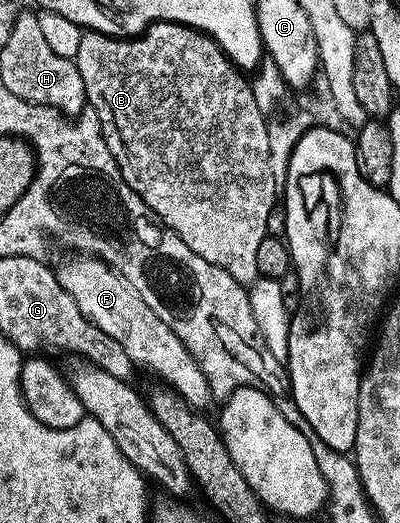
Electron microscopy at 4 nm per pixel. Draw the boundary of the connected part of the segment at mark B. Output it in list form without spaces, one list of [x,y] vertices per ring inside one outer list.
[[[157,21],[154,25],[148,26],[144,32],[139,33],[137,37],[129,39],[109,37],[93,31],[83,32],[80,39],[80,51],[76,51],[72,60],[78,66],[80,79],[84,79],[84,91],[89,108],[94,109],[100,119],[102,136],[106,138],[112,155],[118,160],[118,165],[122,169],[122,179],[126,185],[132,187],[132,191],[144,194],[145,200],[149,202],[164,200],[166,193],[162,189],[147,191],[146,184],[174,184],[174,190],[170,193],[170,197],[174,201],[163,203],[163,213],[162,217],[160,216],[161,224],[170,231],[182,229],[181,239],[201,260],[206,260],[211,266],[217,266],[219,270],[225,270],[232,279],[238,281],[242,286],[253,285],[255,281],[259,280],[256,271],[256,251],[260,248],[260,239],[264,239],[268,235],[269,229],[266,228],[270,225],[270,212],[274,209],[276,190],[273,185],[271,168],[268,167],[268,119],[256,107],[251,82],[235,68],[230,58],[223,53],[212,38],[206,36],[205,33],[199,33],[196,29],[191,29],[189,25],[181,25],[175,21]]]

